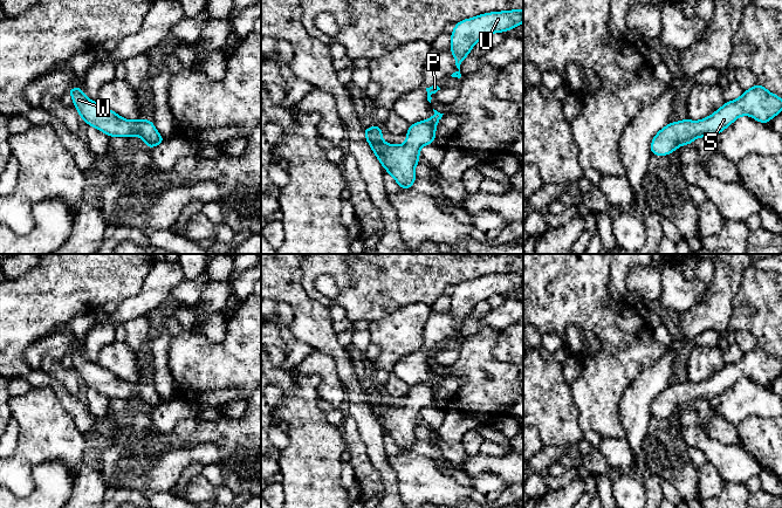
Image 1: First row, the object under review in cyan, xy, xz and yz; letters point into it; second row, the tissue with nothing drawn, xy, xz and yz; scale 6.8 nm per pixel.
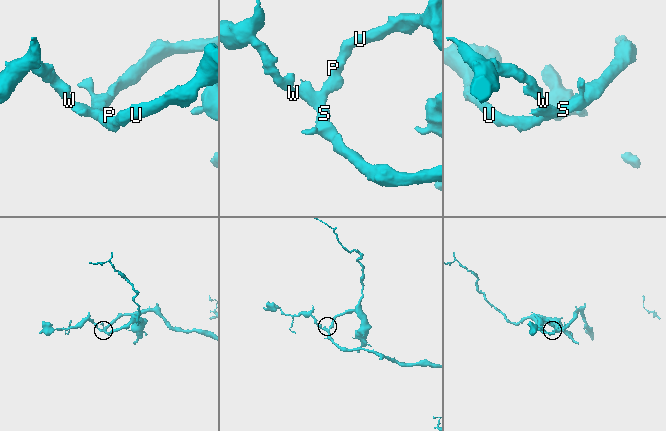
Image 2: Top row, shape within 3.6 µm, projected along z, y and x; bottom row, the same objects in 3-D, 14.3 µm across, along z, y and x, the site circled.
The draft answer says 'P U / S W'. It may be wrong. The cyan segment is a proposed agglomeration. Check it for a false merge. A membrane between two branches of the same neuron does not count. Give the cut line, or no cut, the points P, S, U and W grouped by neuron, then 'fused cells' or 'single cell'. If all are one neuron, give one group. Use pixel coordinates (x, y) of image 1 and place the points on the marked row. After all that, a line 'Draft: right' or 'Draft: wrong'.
no cut; P S U W; single cell
Draft: wrong

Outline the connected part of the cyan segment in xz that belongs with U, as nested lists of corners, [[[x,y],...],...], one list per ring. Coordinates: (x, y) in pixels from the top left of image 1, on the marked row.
[[[523,9],[492,12],[479,14],[455,23],[451,34],[451,53],[459,69],[452,77],[461,77],[460,64],[472,50],[476,41],[487,39],[494,32],[507,32],[523,22]]]

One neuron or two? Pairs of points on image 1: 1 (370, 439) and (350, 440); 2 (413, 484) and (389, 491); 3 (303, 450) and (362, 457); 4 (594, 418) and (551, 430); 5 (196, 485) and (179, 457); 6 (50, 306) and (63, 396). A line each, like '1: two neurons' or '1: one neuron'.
1: two neurons
2: two neurons
3: two neurons
4: two neurons
5: two neurons
6: one neuron

